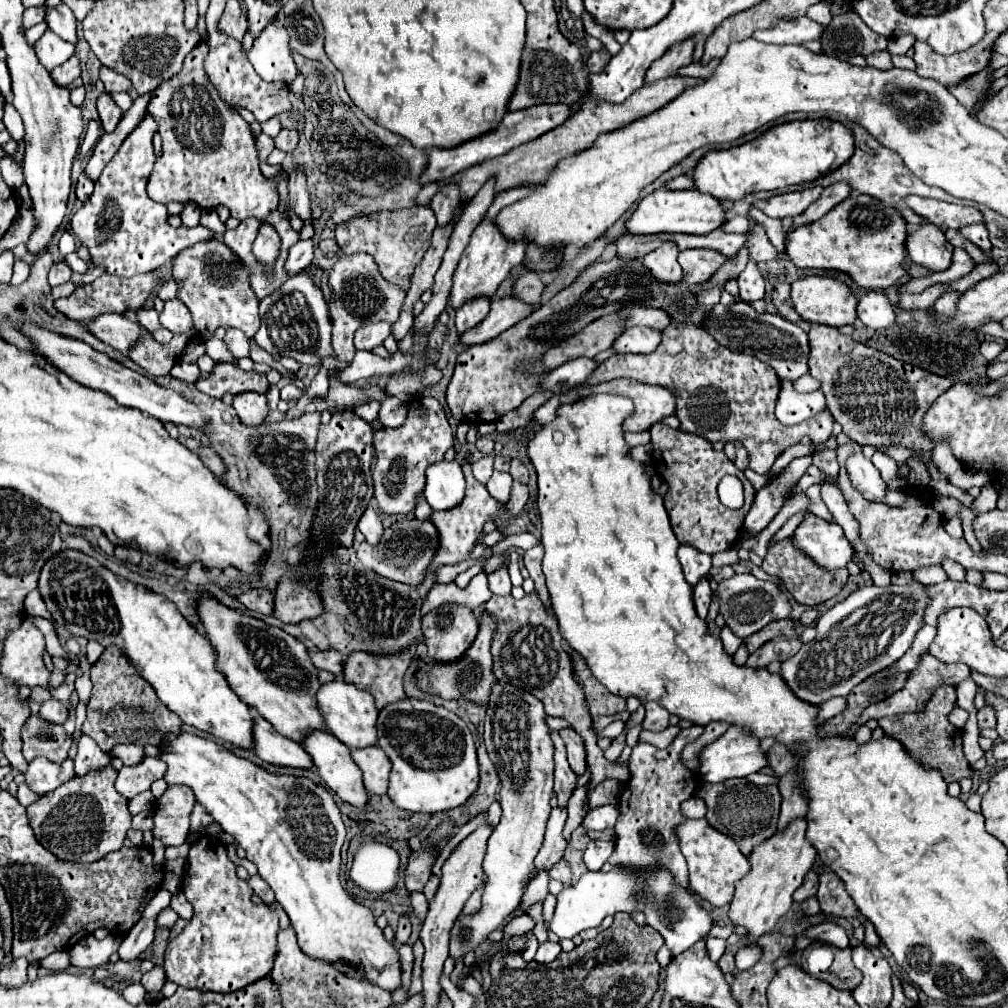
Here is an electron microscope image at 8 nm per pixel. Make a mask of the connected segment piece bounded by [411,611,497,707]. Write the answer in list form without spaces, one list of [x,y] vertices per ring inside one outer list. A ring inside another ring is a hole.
[[[481,611],[479,615],[479,633],[475,637],[475,641],[471,643],[471,647],[457,659],[457,661],[429,661],[429,657],[415,657],[413,659],[413,667],[411,673],[415,677],[415,685],[417,689],[437,695],[445,701],[473,701],[481,707],[487,707],[489,703],[489,695],[491,695],[491,687],[497,683],[497,677],[493,675],[493,655],[491,655],[491,643],[493,643],[493,635],[497,631],[497,619],[493,615],[489,615],[489,611]]]

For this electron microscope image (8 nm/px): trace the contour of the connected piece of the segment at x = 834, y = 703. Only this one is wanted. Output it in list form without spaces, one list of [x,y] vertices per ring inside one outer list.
[[[833,697],[829,699],[825,705],[821,705],[819,709],[819,721],[827,721],[831,717],[835,717],[837,713],[841,713],[841,709],[845,709],[845,699],[843,697]]]

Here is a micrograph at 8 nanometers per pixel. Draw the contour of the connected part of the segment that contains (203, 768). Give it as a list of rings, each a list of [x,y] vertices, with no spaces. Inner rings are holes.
[[[181,731],[177,735],[169,735],[159,757],[167,763],[165,781],[185,783],[193,789],[197,801],[205,807],[205,811],[221,825],[225,833],[229,833],[239,847],[247,851],[247,859],[257,865],[259,875],[269,883],[275,893],[275,899],[289,915],[301,949],[313,957],[329,963],[345,961],[351,967],[365,969],[367,979],[377,983],[379,987],[393,991],[399,987],[399,955],[383,937],[383,931],[375,925],[375,917],[371,909],[355,903],[341,883],[339,883],[339,863],[341,863],[341,845],[345,839],[345,825],[341,819],[341,811],[333,801],[333,795],[323,787],[313,783],[307,777],[295,775],[279,775],[269,773],[267,769],[235,755],[225,749],[221,743],[213,739]]]

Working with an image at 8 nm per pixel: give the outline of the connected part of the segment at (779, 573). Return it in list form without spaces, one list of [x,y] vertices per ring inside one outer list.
[[[789,539],[771,545],[765,559],[763,559],[763,571],[775,577],[781,577],[785,589],[803,605],[819,605],[827,599],[831,599],[833,595],[837,595],[843,585],[847,583],[847,569],[841,571],[817,571],[817,567],[813,567],[813,563],[809,563],[809,559],[805,559],[805,555],[801,555],[801,551],[793,551],[793,545],[789,543]]]

